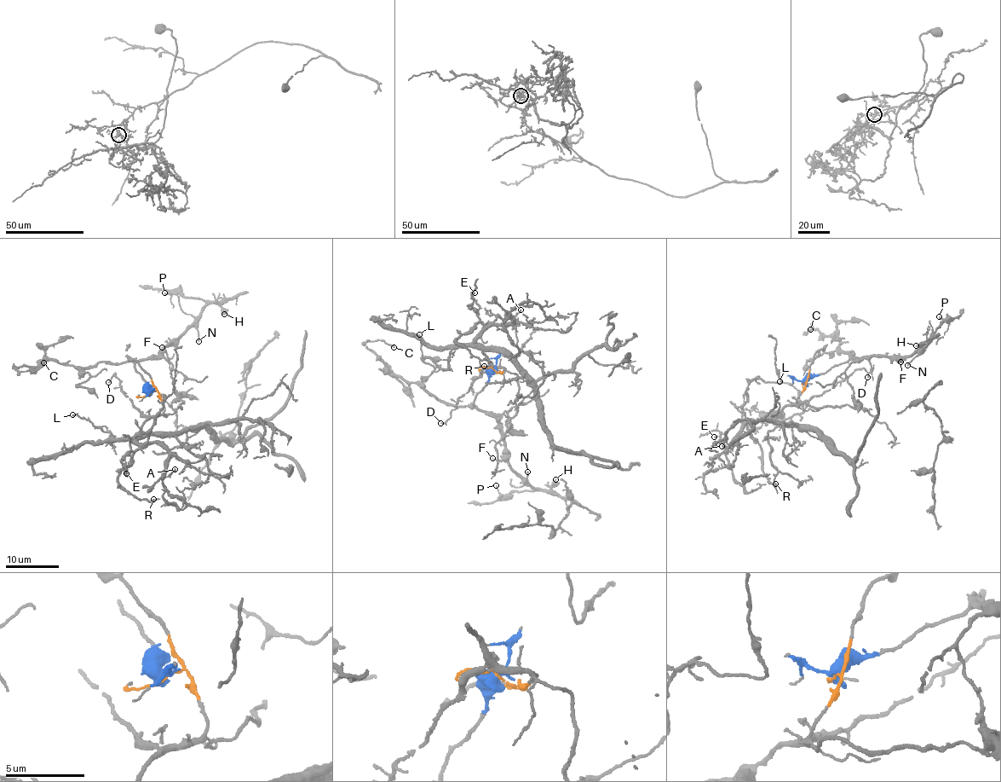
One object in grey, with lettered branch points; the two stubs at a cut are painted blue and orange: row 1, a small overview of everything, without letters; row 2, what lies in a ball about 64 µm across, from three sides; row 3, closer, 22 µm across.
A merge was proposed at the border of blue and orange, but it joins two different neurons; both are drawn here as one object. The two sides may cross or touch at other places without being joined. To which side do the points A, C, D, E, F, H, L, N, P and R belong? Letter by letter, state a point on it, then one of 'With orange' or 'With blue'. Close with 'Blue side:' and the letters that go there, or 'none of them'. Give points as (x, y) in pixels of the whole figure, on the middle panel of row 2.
A: Place: (520, 309). With orange
C: Place: (394, 347). With blue
D: Place: (440, 423). With orange
E: Place: (474, 292). With orange
F: Place: (492, 458). With blue
H: Place: (555, 479). With blue
L: Place: (419, 334). With orange
N: Place: (527, 472). With blue
P: Place: (496, 485). With blue
R: Place: (484, 366). With orange
Blue side: C, F, H, N, P

